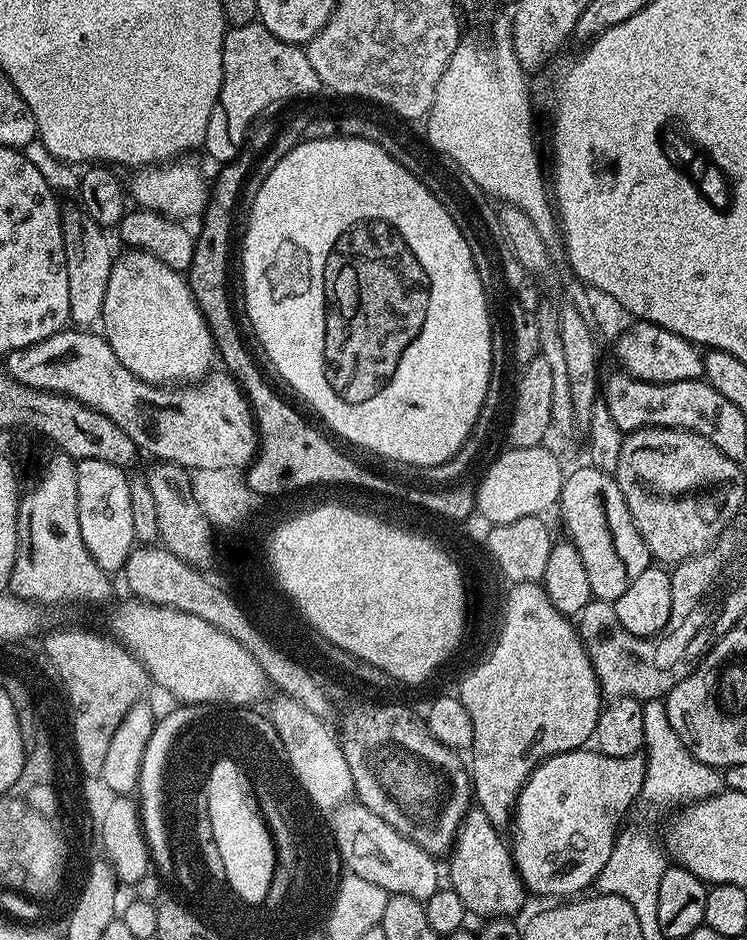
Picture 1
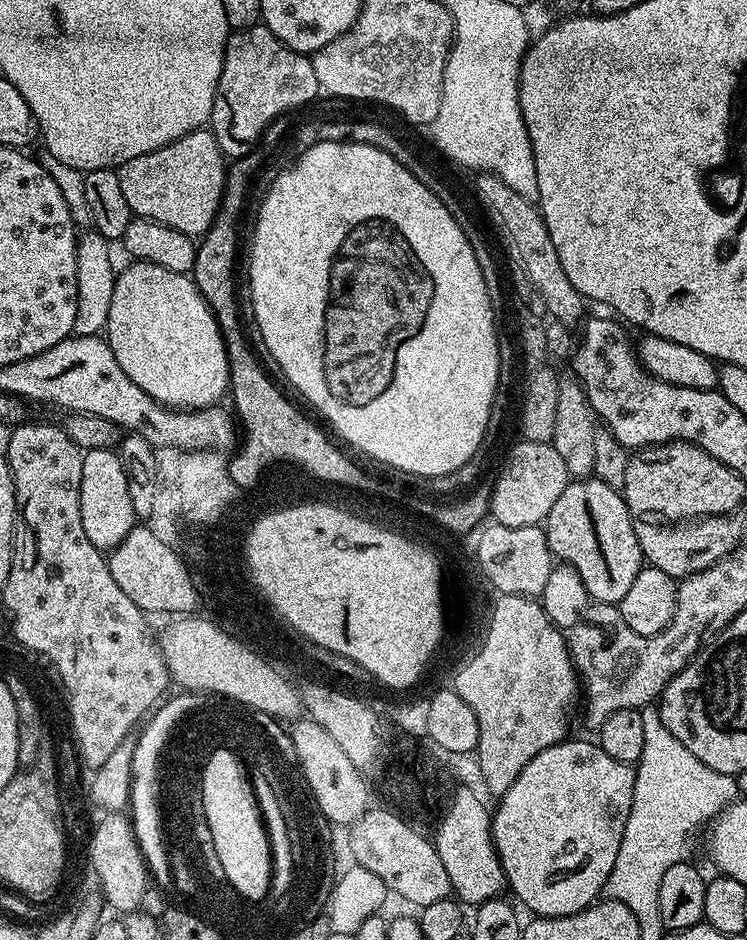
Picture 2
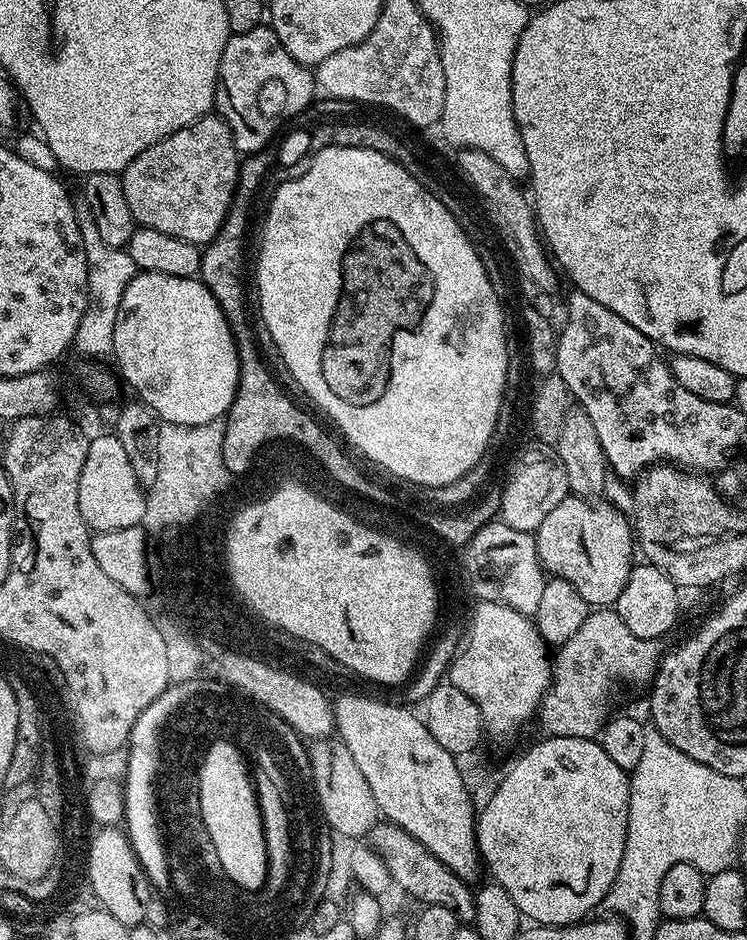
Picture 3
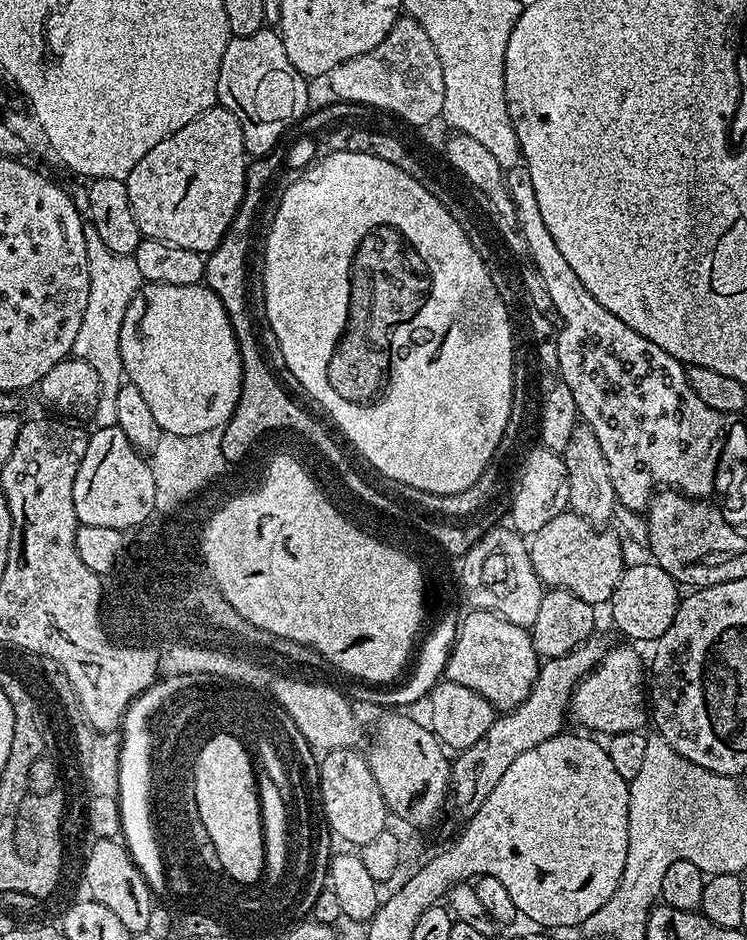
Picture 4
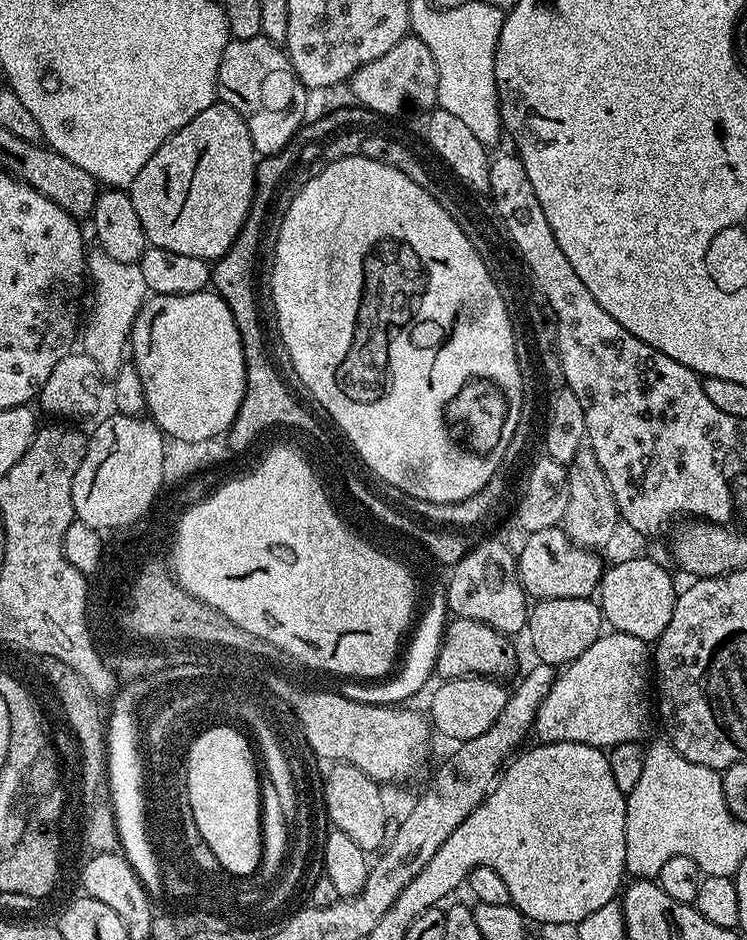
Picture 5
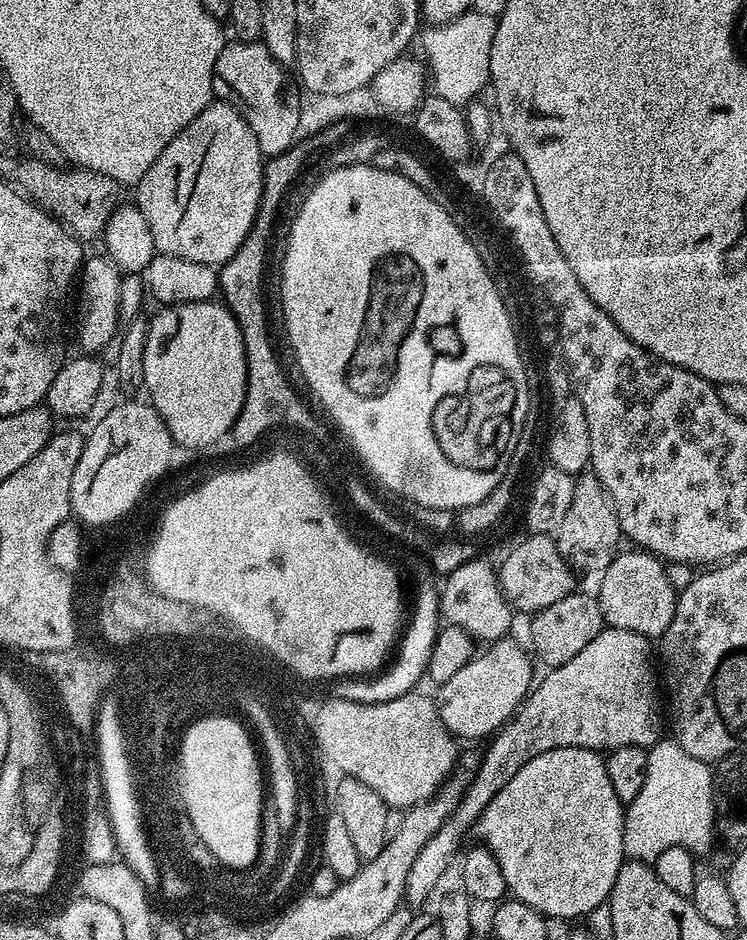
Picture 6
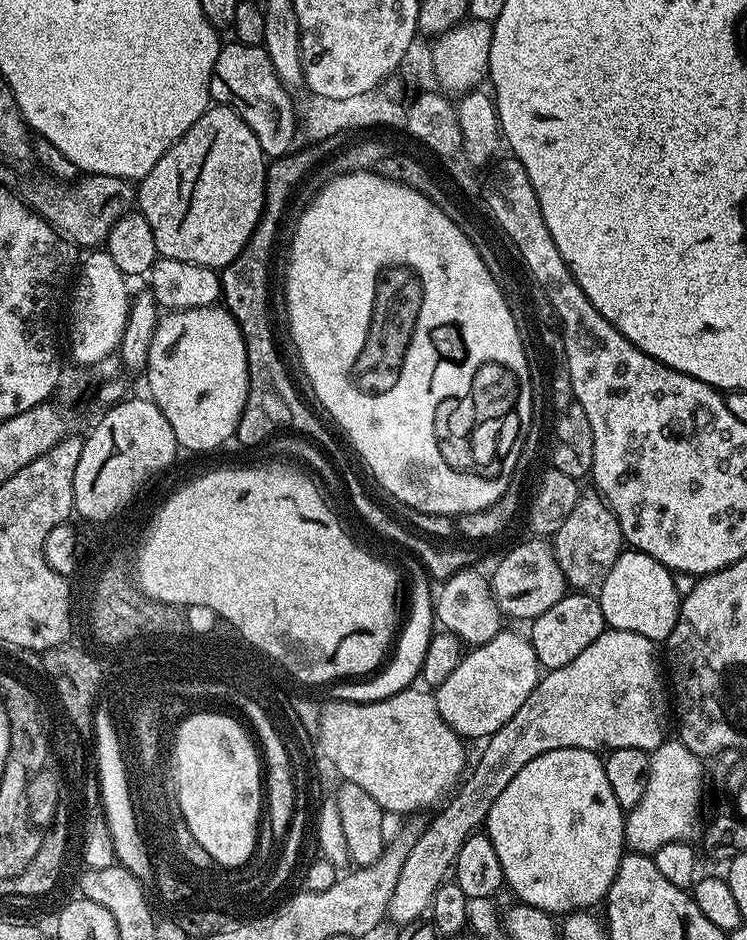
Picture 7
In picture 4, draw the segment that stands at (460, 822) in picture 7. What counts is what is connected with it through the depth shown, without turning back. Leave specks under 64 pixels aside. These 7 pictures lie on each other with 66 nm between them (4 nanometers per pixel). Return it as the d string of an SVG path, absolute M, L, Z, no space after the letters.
M612 648L603 653L599 664L584 675L584 679L576 683L576 688L572 692L570 701L570 716L581 724L581 729L591 730L593 733L604 732L608 736L613 736L619 732L639 732L650 720L646 711L646 664L640 661L640 656L632 648Z

